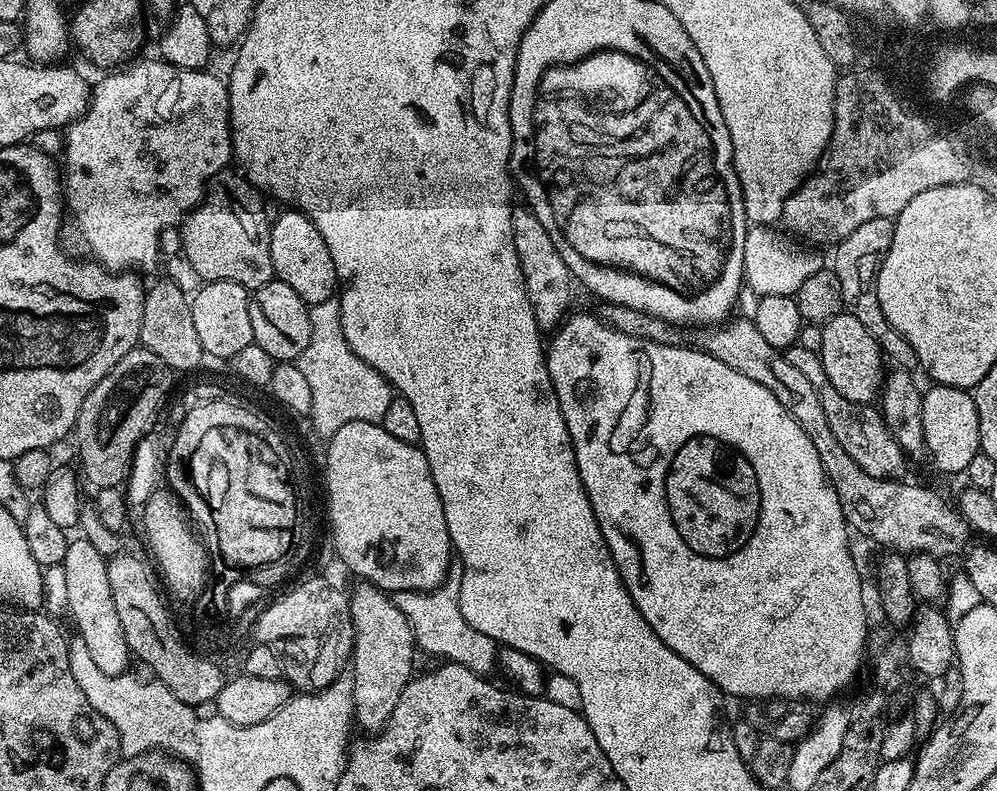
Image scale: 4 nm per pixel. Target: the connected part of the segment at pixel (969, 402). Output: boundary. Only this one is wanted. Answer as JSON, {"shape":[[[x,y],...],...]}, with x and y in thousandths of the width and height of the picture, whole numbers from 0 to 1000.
{"shape":[[[936,484],[935,492],[925,499],[925,549],[930,575],[935,575],[935,582],[947,597],[970,598],[973,584],[983,569],[983,540],[981,539],[981,513],[978,499],[972,492],[958,491],[948,485]]]}

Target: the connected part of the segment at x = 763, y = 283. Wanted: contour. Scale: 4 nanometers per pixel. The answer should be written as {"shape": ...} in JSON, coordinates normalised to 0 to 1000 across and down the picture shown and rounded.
{"shape":[[[773,284],[751,287],[745,312],[746,353],[759,375],[796,374],[805,357],[827,338],[821,315],[806,310],[791,295]]]}

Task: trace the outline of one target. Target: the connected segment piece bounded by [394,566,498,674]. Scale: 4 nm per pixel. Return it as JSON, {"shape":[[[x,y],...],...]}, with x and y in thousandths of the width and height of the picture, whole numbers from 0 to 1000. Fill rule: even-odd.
{"shape":[[[450,717],[449,728],[437,743],[429,748],[398,748],[395,757],[399,771],[407,776],[417,808],[418,820],[422,826],[430,824],[433,829],[442,829],[445,837],[462,839],[472,850],[489,852],[499,829],[499,815],[496,809],[487,807],[487,802],[479,802],[467,781],[461,775],[461,737],[465,729],[465,718]]]}

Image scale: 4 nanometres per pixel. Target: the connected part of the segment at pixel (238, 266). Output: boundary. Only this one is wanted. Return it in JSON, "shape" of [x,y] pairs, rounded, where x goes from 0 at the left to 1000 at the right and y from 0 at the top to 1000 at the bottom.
{"shape":[[[226,215],[208,234],[200,263],[189,269],[180,290],[189,334],[202,349],[202,355],[239,357],[239,362],[256,367],[275,351],[271,326],[271,272],[265,264],[266,249],[248,225],[237,215]]]}

